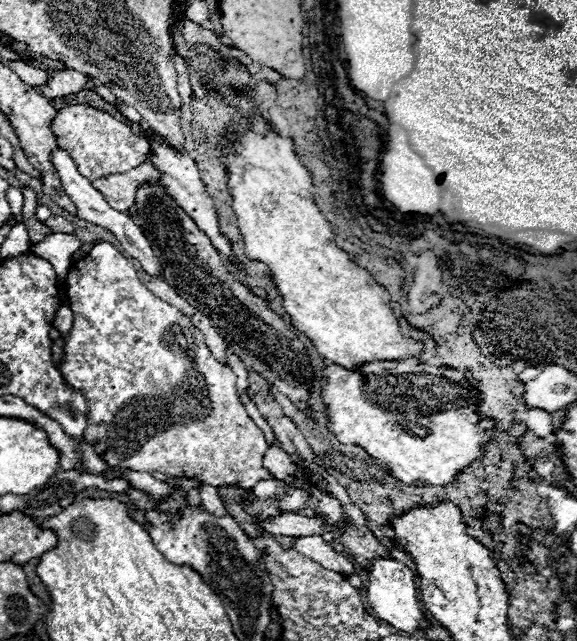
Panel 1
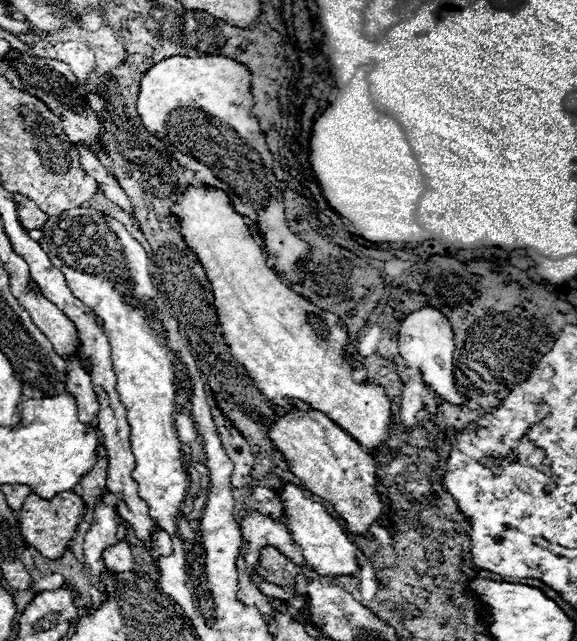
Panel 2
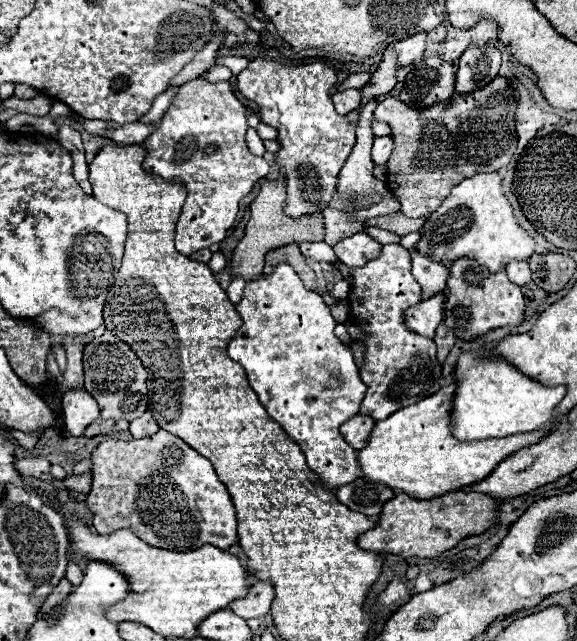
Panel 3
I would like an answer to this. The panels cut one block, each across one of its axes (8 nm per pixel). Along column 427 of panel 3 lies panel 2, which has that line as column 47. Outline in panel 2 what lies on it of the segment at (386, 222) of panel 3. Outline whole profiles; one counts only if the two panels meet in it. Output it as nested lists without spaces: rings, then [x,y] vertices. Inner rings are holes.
[[[14,196],[16,198],[16,210],[18,210],[18,216],[20,216],[20,222],[24,224],[24,228],[28,230],[40,230],[48,216],[26,196]]]

